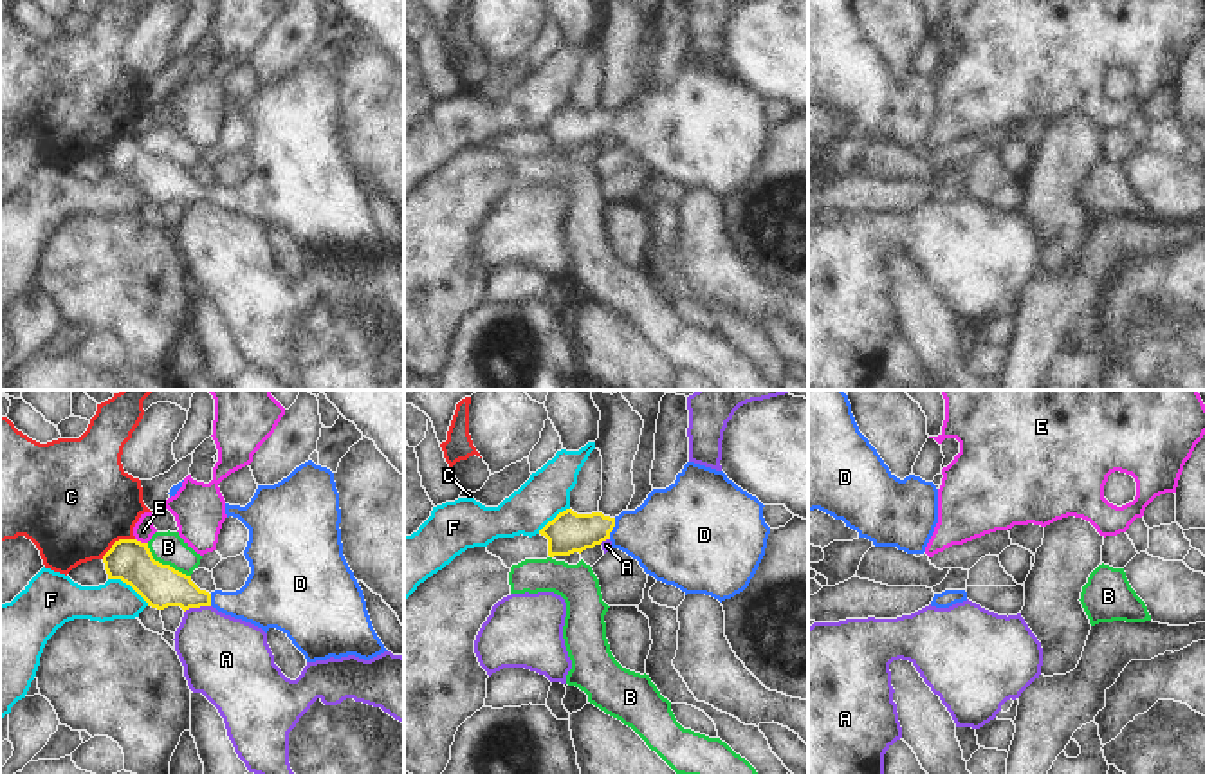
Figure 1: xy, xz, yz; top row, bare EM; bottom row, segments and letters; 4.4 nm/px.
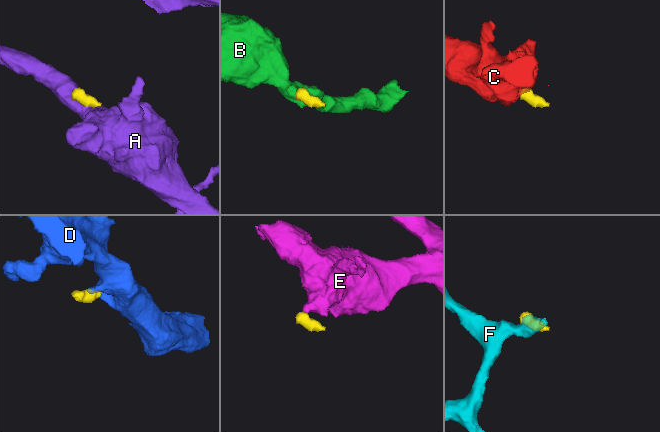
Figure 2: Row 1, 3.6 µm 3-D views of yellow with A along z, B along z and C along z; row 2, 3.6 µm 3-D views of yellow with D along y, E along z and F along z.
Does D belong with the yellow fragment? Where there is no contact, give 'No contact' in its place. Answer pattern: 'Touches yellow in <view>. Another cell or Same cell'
Touches yellow in xz. Same cell.

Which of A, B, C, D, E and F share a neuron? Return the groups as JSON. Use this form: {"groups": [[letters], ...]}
{"groups": [["A"], ["B"], ["C"], ["D"], ["E"], ["F"]]}

